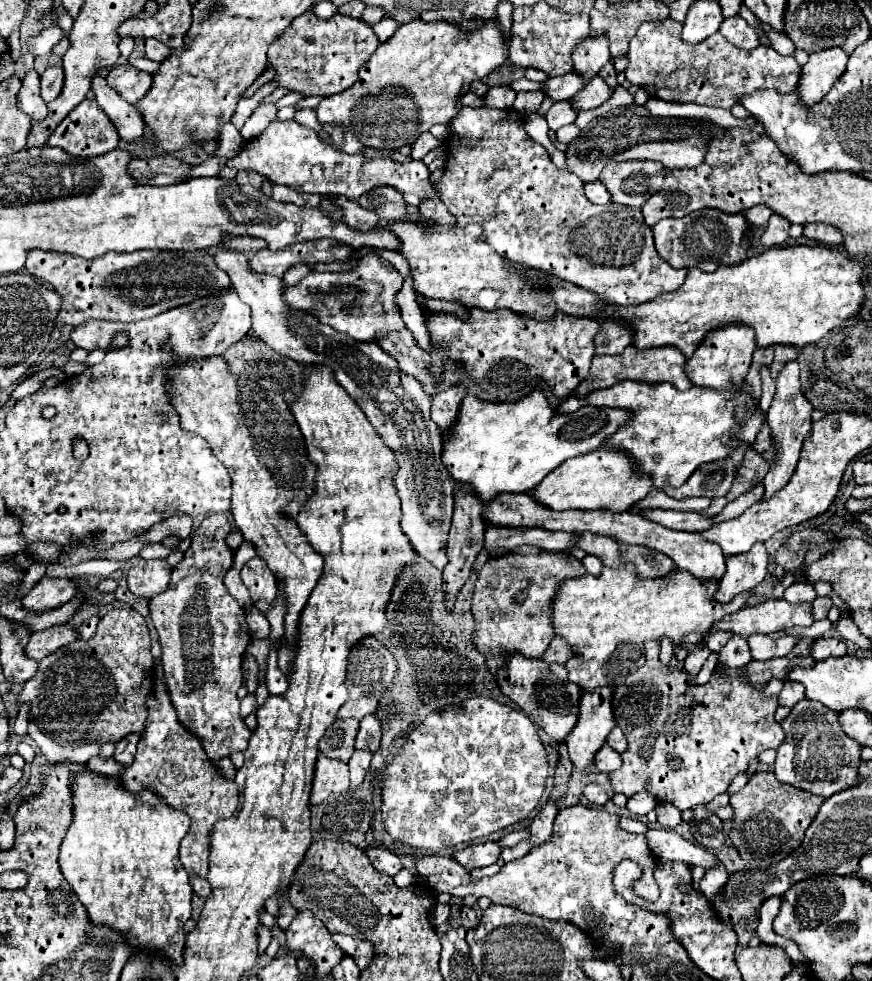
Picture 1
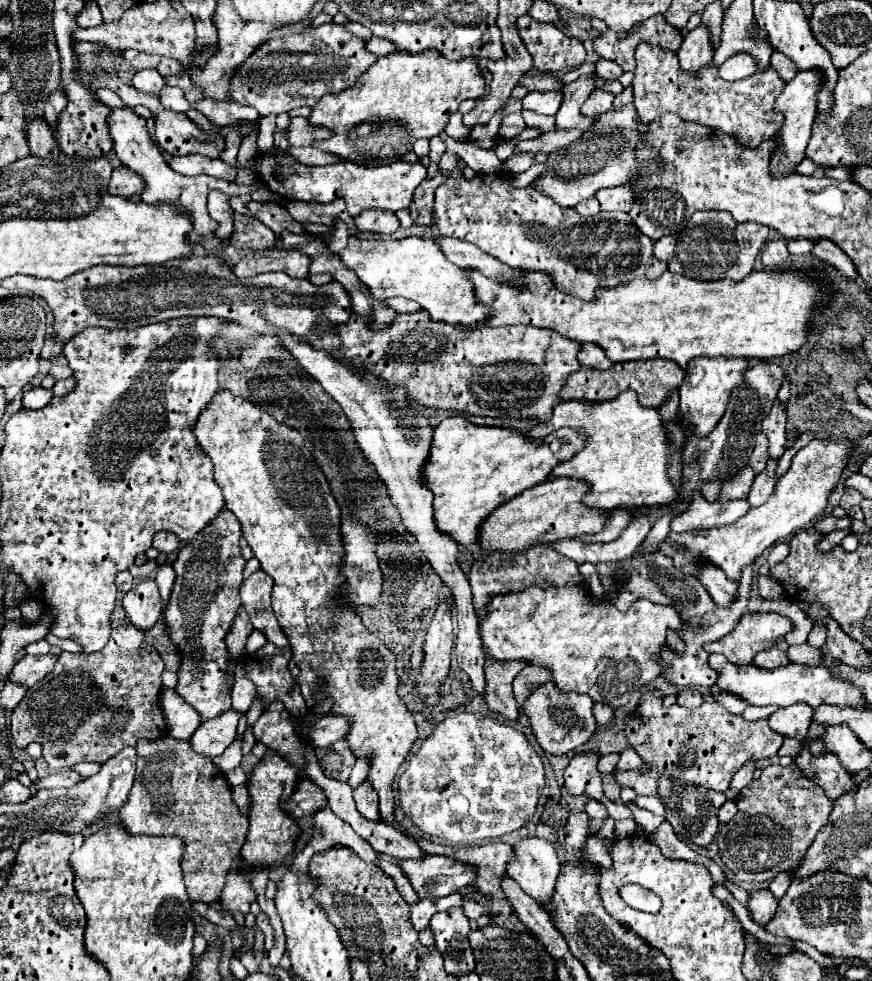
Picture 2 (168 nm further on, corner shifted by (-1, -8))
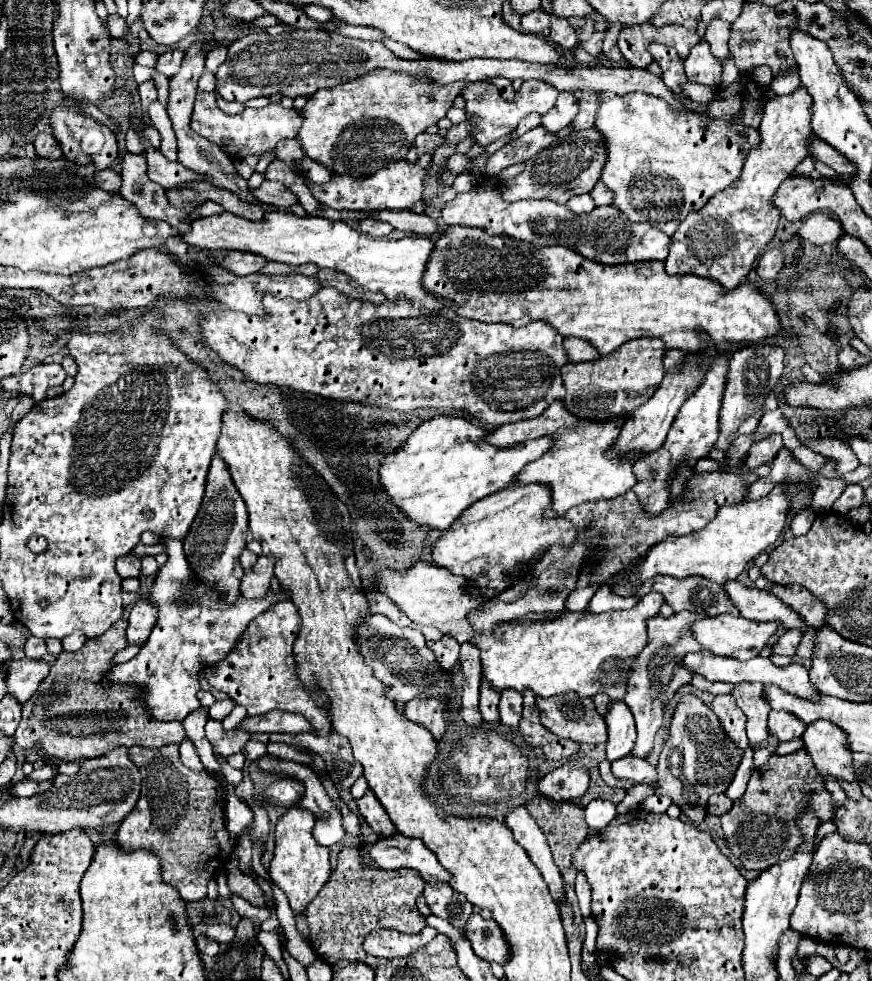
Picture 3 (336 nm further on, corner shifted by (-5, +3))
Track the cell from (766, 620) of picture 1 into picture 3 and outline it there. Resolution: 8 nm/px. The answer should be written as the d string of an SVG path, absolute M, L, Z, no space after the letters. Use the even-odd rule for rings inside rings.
M716 615L716 617L704 617L700 621L694 621L690 631L702 649L716 653L716 655L722 655L722 657L734 657L738 661L746 661L746 659L756 657L760 653L760 649L766 647L768 639L776 631L776 625L756 623L756 621L752 623L740 615L738 617L736 615Z

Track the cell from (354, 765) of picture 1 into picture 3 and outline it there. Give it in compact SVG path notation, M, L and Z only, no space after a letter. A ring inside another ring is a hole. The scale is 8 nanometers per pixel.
M370 791L358 799L358 811L378 837L392 837L396 833L396 827L388 821L388 813L384 813L384 807L372 797Z

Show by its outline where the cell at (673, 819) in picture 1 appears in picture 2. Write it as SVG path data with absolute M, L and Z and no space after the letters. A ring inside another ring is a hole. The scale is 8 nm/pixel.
M630 806L630 810L634 812L634 818L638 820L638 824L640 824L648 834L652 834L654 828L660 826L660 824L666 820L664 816L654 816L652 812L648 812L648 810L640 810L640 808L636 808L636 806Z

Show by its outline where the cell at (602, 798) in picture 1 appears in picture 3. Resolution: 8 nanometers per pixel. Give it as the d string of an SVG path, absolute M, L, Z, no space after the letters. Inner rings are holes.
M594 799L586 807L586 823L590 829L604 829L616 817L616 805L612 801Z

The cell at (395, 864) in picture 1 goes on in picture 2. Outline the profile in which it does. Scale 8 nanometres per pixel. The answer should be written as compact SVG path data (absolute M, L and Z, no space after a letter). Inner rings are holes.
M322 808L320 812L316 812L314 822L316 822L316 832L312 834L312 838L308 840L304 850L300 850L296 854L296 858L292 860L292 866L290 866L292 872L304 874L308 870L310 858L316 852L328 850L330 846L336 846L336 844L352 848L364 862L370 862L370 864L376 864L376 860L380 858L380 854L364 838L360 838L356 832L352 832L352 828L348 824L344 824L338 816L334 816L330 812L330 808Z

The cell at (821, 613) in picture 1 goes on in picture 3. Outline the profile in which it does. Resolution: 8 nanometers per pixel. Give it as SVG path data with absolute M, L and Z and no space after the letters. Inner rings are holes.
M802 637L802 643L796 649L798 661L808 661L812 657L812 637Z

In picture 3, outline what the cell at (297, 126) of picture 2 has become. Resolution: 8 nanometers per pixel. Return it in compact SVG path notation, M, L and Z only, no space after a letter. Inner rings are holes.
M214 91L196 93L194 115L192 115L192 123L190 123L190 127L198 135L202 135L210 143L218 145L234 161L244 159L246 155L262 155L266 151L274 151L280 141L294 139L300 125L302 125L302 117L296 109L284 109L282 105L276 105L276 103L270 103L264 109L246 107L240 115L226 115L224 111L218 109Z

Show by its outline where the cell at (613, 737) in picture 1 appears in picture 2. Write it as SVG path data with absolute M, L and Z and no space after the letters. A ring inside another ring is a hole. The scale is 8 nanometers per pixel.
M624 748L620 752L620 762L618 762L618 770L632 770L638 768L642 764L642 760L638 758L638 754L632 748Z

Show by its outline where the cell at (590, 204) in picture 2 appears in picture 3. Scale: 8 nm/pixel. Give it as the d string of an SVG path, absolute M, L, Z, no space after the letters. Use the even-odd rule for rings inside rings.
M576 195L576 197L572 197L572 199L566 203L566 207L568 207L572 213L582 215L582 213L590 213L596 205L594 205L594 201L592 201L590 195Z

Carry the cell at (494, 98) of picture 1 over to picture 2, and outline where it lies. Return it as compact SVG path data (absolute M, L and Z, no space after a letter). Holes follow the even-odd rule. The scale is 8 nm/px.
M504 106L492 116L492 120L488 124L478 124L472 128L472 144L476 146L482 146L482 148L494 148L496 144L496 136L498 136L498 128L500 128L500 122L504 118Z

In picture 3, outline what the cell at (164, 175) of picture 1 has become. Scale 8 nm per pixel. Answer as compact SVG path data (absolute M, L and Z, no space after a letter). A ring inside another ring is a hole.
M104 169L94 175L94 183L96 183L96 187L100 187L104 191L118 191L122 185L122 179L114 169Z

